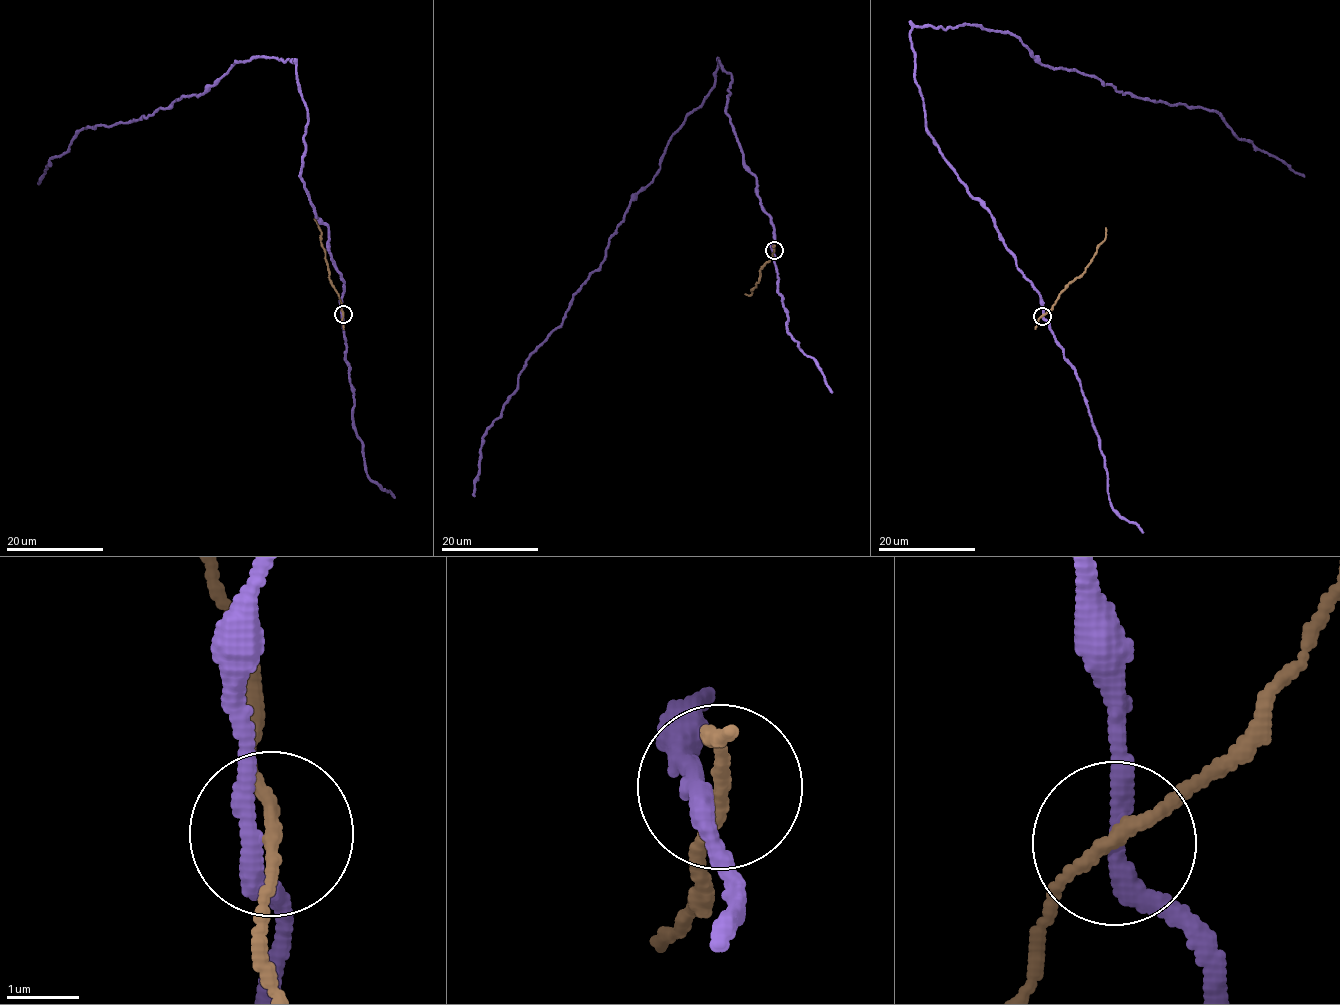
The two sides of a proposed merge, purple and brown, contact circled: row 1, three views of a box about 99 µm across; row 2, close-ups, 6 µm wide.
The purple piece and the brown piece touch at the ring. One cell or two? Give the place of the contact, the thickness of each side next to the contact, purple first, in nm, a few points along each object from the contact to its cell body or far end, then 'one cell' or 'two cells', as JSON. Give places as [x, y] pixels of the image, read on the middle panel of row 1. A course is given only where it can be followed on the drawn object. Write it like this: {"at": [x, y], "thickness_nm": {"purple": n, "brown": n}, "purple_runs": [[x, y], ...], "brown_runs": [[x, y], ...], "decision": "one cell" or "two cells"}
{"at": [774, 250], "thickness_nm": {"purple": 260, "brown": 150}, "purple_runs": [[773, 250], [719, 60], [714, 87], [483, 438], [472, 496]], "brown_runs": [[774, 250], [773, 257], [760, 270], [752, 293], [744, 293]], "decision": "two cells"}

